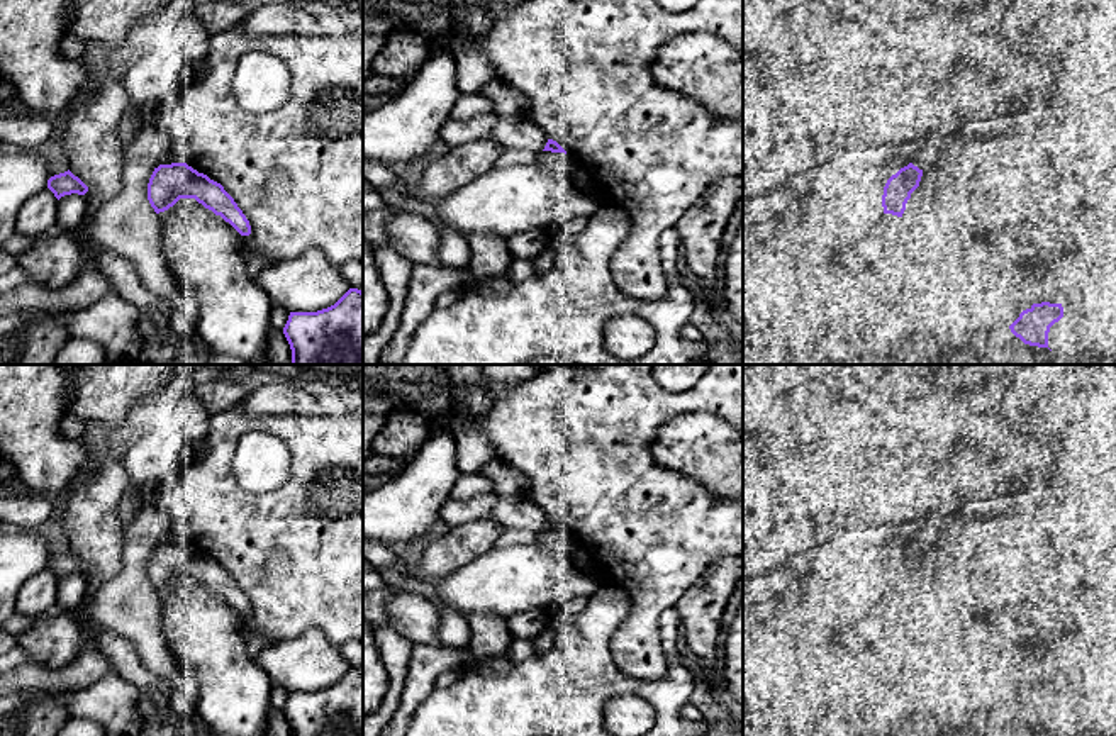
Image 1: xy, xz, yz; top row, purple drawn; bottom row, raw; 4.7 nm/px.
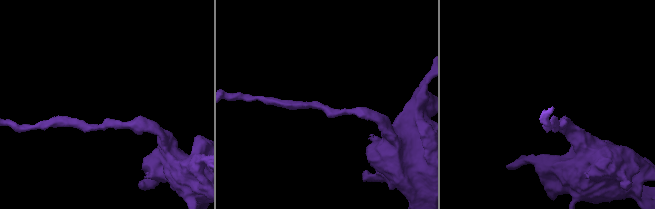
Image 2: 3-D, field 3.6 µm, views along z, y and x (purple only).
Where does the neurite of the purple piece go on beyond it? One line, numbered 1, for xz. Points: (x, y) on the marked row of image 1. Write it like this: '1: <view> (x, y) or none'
1: none

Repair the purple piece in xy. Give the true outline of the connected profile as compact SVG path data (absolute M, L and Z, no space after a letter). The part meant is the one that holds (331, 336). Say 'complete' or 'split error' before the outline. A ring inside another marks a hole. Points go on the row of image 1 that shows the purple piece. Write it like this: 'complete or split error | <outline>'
complete | M349 288L334 305L317 312L290 312L283 334L292 365L363 365L363 292Z

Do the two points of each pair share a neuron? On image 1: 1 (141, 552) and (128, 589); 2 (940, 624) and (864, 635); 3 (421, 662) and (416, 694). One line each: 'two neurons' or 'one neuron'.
1: one neuron
2: two neurons
3: one neuron

